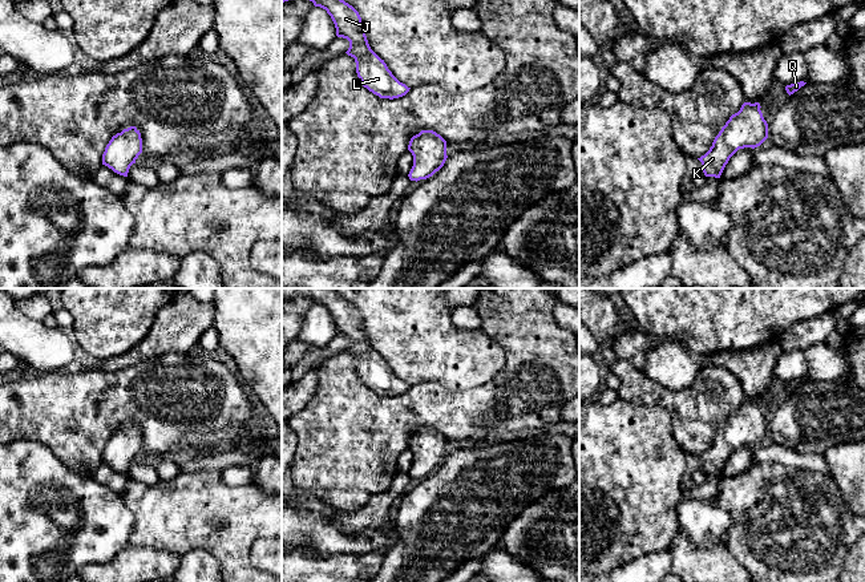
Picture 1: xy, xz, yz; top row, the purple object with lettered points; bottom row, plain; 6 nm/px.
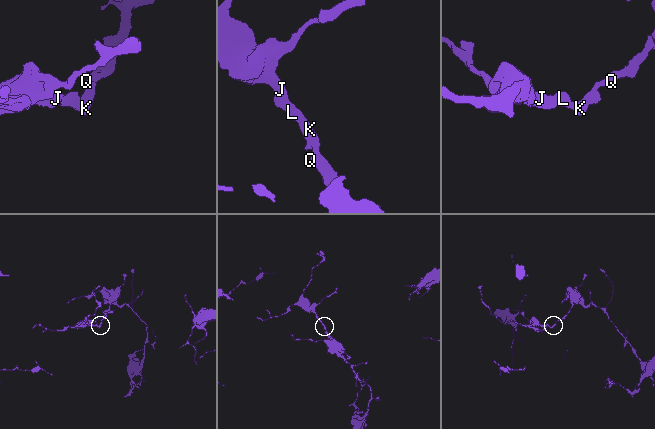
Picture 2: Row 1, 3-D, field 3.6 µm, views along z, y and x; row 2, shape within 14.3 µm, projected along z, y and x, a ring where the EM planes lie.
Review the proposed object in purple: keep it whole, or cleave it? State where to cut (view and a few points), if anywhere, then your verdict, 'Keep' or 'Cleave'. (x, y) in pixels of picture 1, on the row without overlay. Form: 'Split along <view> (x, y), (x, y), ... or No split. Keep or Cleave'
No split. Keep

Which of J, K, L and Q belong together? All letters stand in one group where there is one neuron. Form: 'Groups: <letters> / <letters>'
Groups: J K L Q

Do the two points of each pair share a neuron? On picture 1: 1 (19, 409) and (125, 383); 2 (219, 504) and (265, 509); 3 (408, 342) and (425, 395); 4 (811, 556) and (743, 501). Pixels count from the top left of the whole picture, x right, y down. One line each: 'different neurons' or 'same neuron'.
1: same neuron
2: same neuron
3: different neurons
4: same neuron

